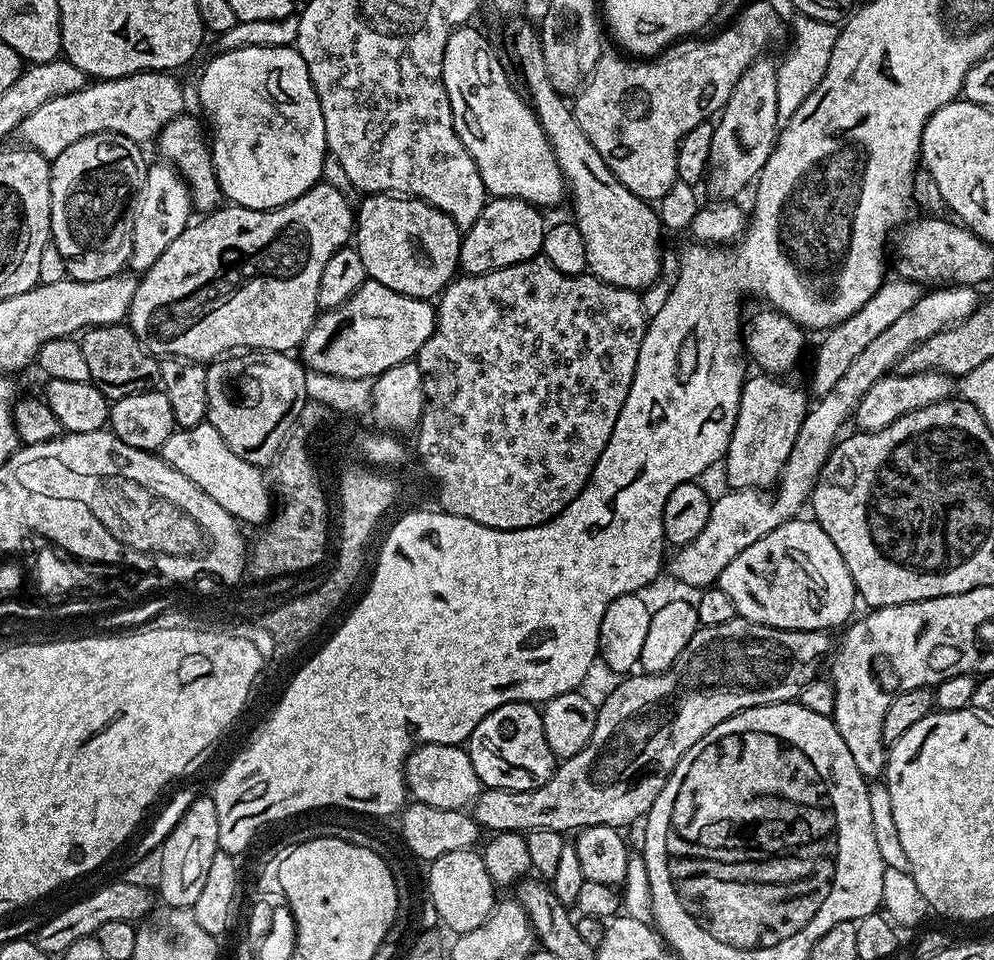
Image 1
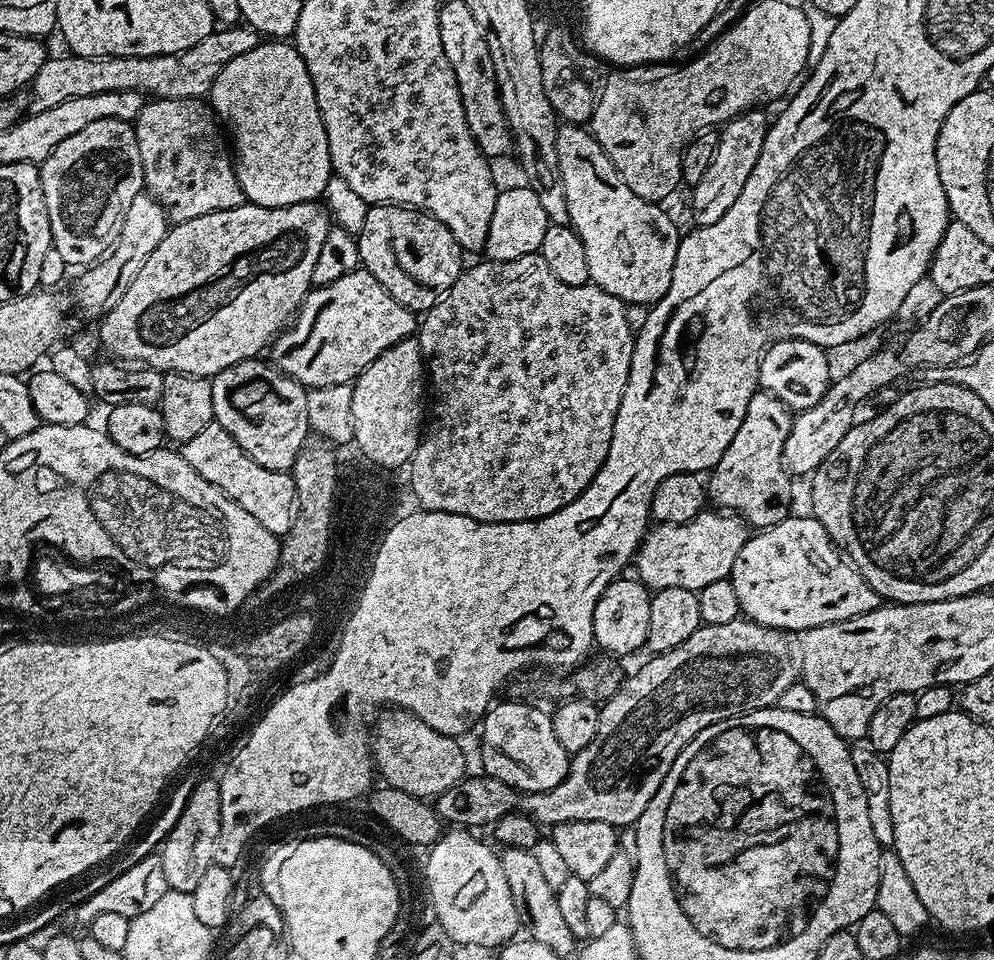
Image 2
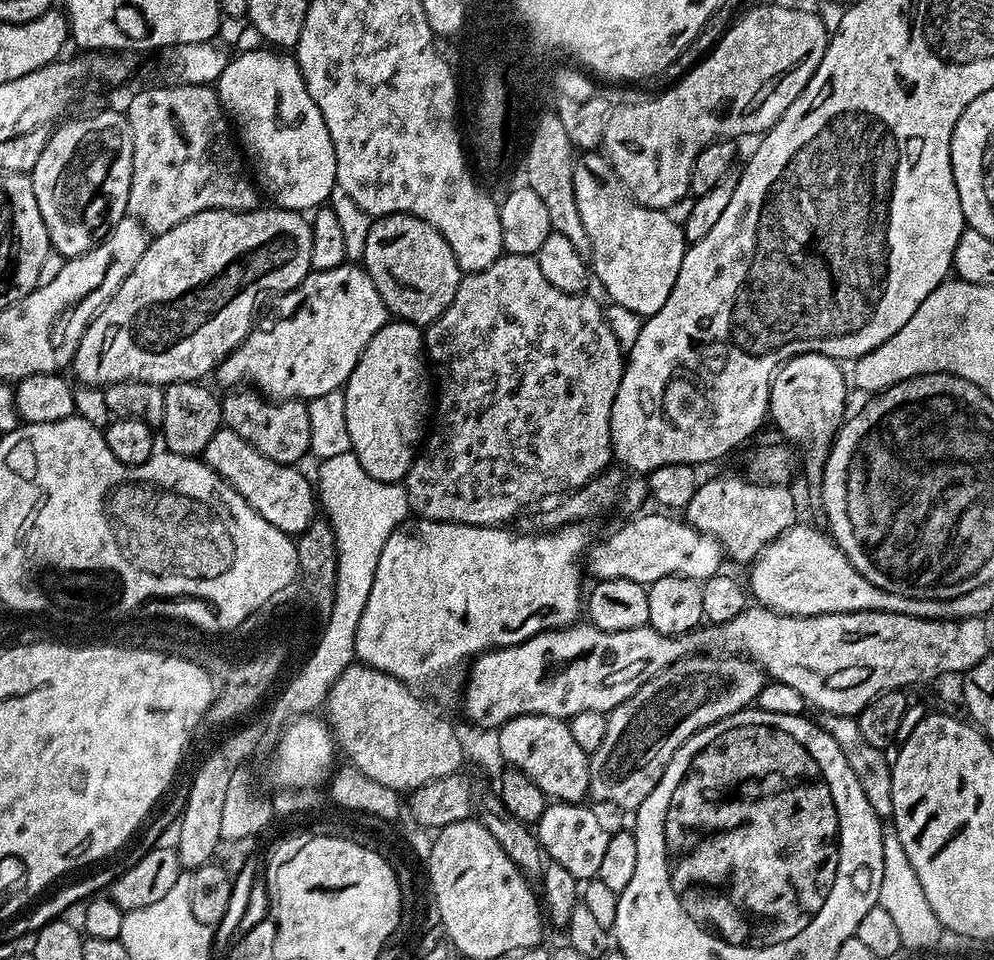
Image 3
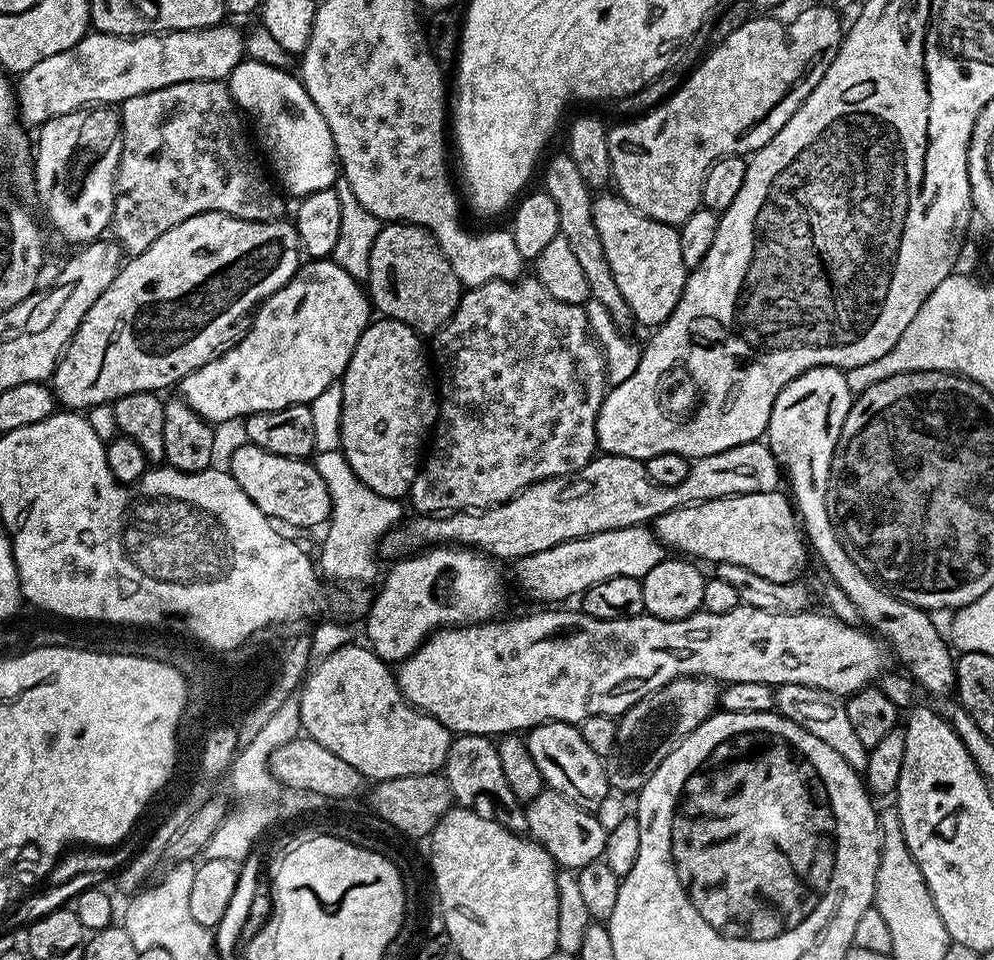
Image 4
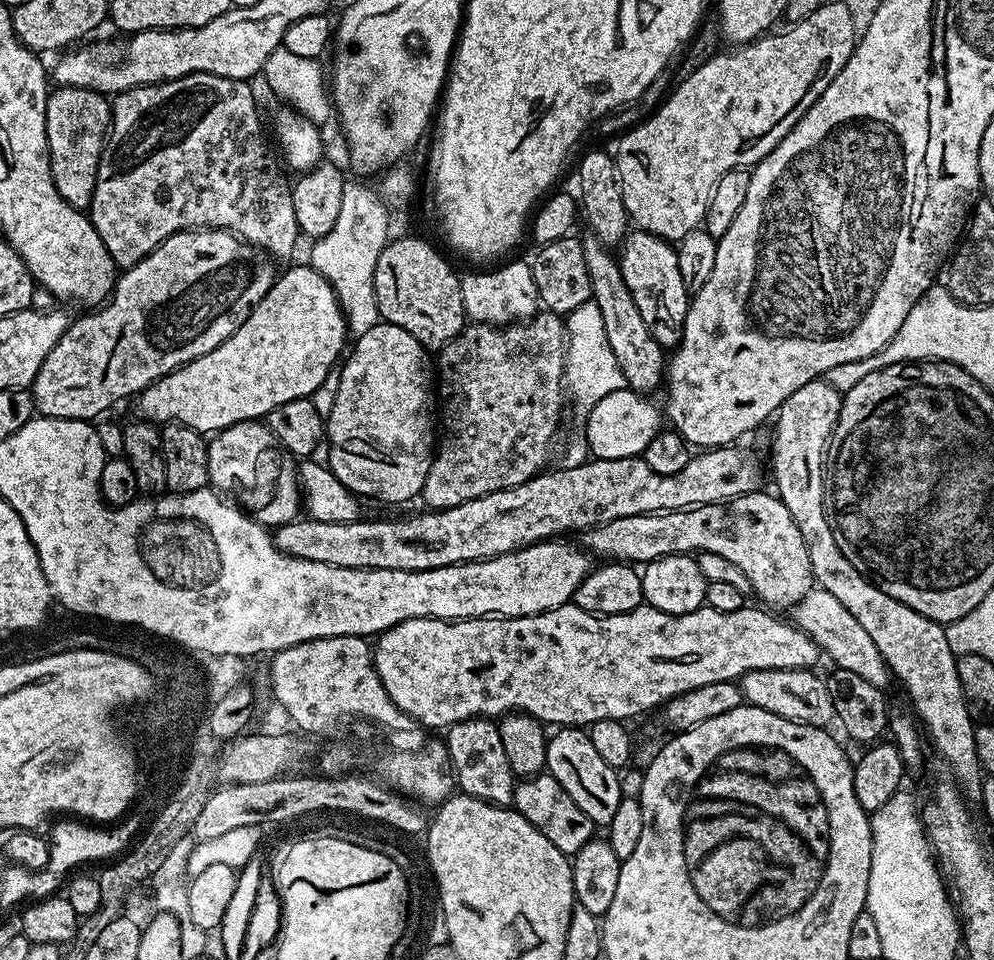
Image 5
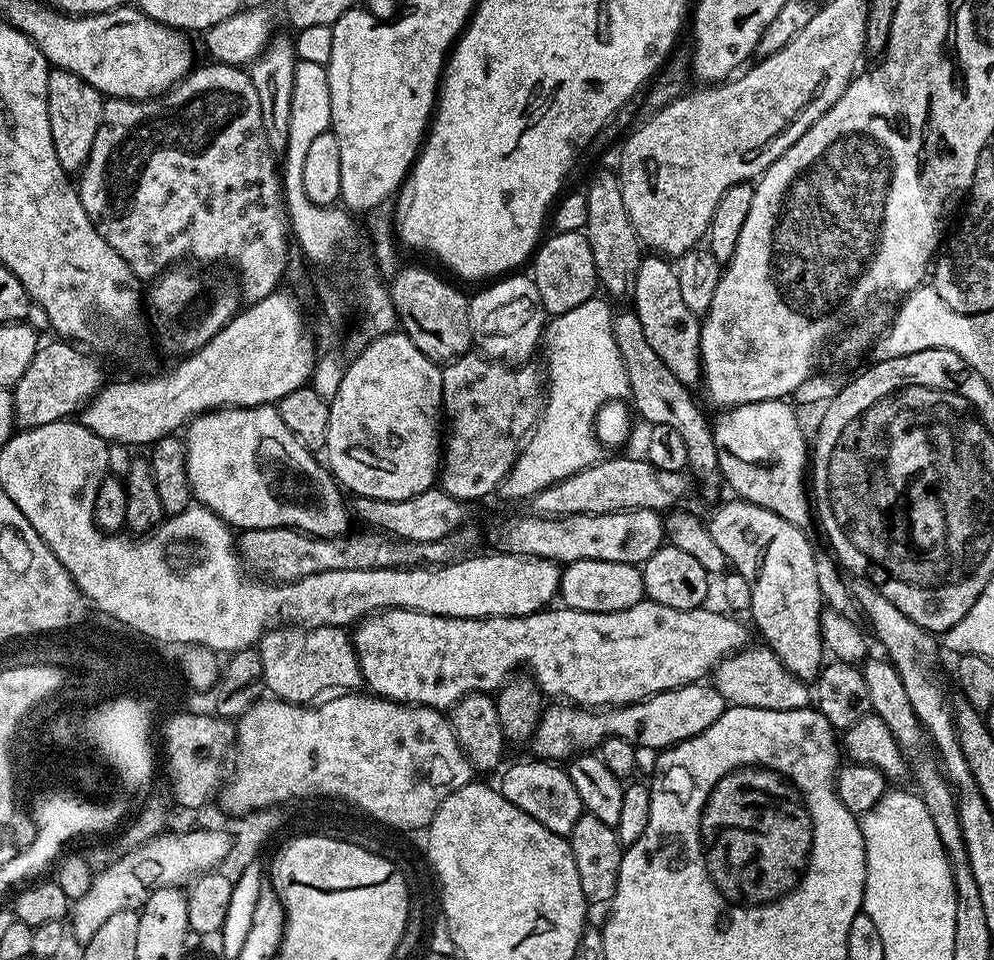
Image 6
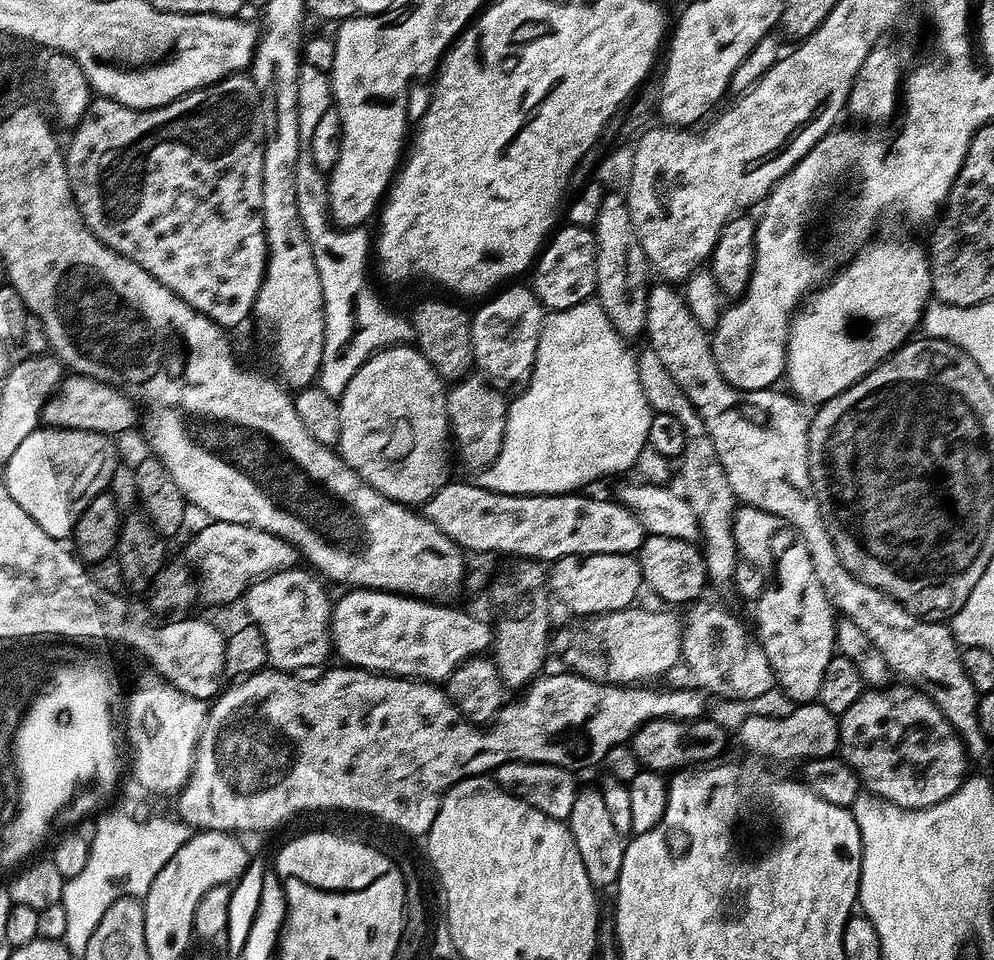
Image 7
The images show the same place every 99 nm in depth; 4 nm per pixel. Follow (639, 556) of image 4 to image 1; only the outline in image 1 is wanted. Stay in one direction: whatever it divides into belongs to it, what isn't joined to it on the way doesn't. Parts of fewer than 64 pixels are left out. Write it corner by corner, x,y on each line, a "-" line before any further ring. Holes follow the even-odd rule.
966,284
955,286
940,286
935,290
925,291
906,310
906,314
899,316
891,326
886,326
882,334
876,335
866,350
850,362
846,374
834,382
834,386
825,396
819,397
809,407
806,418
798,430
798,438
794,438
794,448
790,450
790,456
784,468
780,472
780,479
774,490
761,490
758,488
734,488
725,491
725,496
716,496
712,501
710,518
702,534
694,538
694,542
681,544
675,549
676,557
671,557
670,568
672,572
688,588
703,590
715,585
731,561
742,553
742,550
757,542
760,538
770,534
778,526
782,526
787,520
795,520
801,515
800,507
809,503
814,481
820,476
820,471
828,455
838,443
841,435
840,427
844,420
853,419
856,407
860,405
860,399
883,376
889,375
900,359
910,350
914,350
926,338
932,338
947,328
953,328
958,322
962,322
976,309
978,303
977,289

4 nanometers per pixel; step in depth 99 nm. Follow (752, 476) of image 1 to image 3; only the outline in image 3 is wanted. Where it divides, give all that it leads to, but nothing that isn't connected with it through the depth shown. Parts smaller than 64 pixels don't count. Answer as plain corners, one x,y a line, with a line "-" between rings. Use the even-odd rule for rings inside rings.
716,476
705,484
703,481
697,487
694,498
690,498
688,505
682,509
682,516
691,528
717,540
721,553
727,559
729,556
732,560
752,562
768,544
797,523
796,500
792,497
791,487
783,484
762,484
741,476

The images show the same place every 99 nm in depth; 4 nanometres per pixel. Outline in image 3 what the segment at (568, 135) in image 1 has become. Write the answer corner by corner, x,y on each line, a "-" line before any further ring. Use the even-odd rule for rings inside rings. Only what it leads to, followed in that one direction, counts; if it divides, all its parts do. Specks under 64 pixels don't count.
585,151
577,155
572,174
574,202
578,202
578,215
582,217
582,226
586,226
586,238
590,238
590,268
595,279
596,276
600,279
611,303
626,306
626,310
634,310
642,318
653,316
666,306
666,298
670,298
670,290
674,290
674,282
678,282
678,270
682,270
686,241
681,221
671,220
667,211
638,203
599,151

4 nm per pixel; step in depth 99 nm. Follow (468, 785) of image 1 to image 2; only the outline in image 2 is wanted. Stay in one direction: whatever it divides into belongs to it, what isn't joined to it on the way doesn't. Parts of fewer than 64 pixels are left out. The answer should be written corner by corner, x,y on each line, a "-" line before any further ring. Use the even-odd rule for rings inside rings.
381,711
374,721
370,739
375,771
384,775
383,783
387,787
406,790
406,794
421,798
438,797
463,780
469,771
461,741
434,730
434,726
426,726
426,722
413,712

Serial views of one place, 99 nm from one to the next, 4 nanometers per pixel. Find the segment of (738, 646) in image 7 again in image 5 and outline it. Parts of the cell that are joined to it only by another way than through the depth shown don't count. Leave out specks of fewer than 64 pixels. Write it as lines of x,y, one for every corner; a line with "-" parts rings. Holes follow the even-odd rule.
807,668
794,670
754,670
740,677
738,685
745,701
753,708
770,710
787,720
824,728
834,720
834,706
830,702
827,683

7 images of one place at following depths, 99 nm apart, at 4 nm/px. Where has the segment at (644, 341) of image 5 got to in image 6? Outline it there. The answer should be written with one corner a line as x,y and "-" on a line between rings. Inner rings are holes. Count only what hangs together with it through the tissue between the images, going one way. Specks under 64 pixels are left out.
617,311
613,315
612,334
626,368
628,396
635,415
637,417
639,417
638,415
656,416
652,417
655,423
674,426
674,430
678,430
678,434
682,434
688,447
688,468
691,471
696,471
700,476
705,476
704,496
708,500
715,501
717,499
717,497
715,498
716,487
721,487
722,484
718,466
718,450
714,446
712,424
700,413
695,400
688,393
691,392
689,385
678,382
678,378
674,378
674,374
670,374
666,362
662,362
662,358
658,358
658,354
654,354
650,342
646,342
642,322
638,322
635,311

